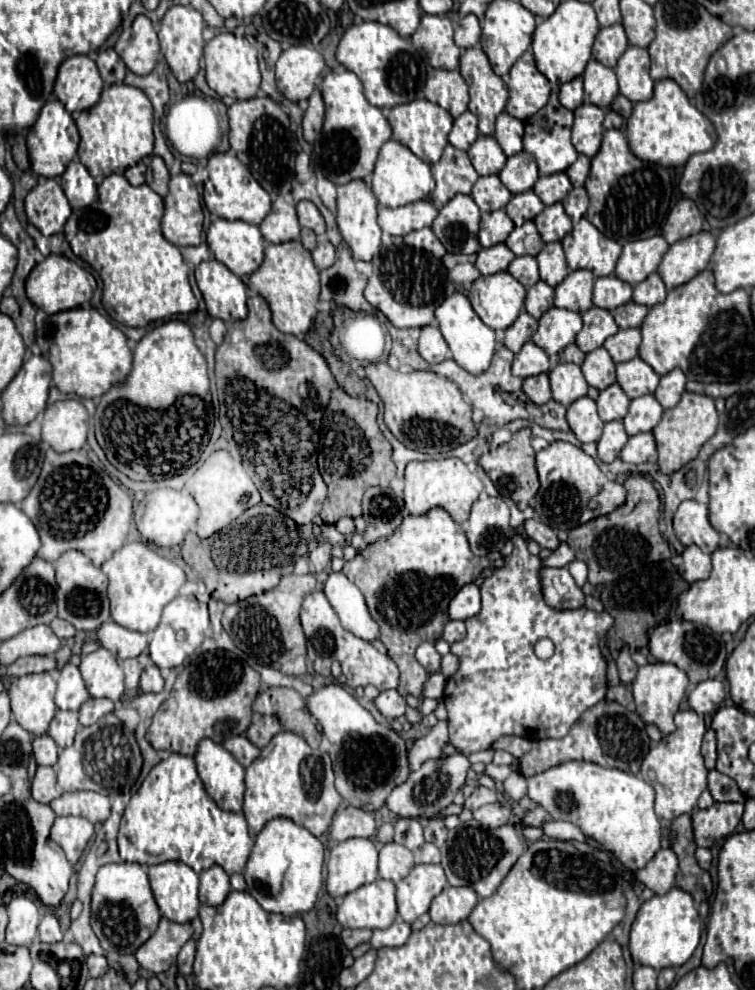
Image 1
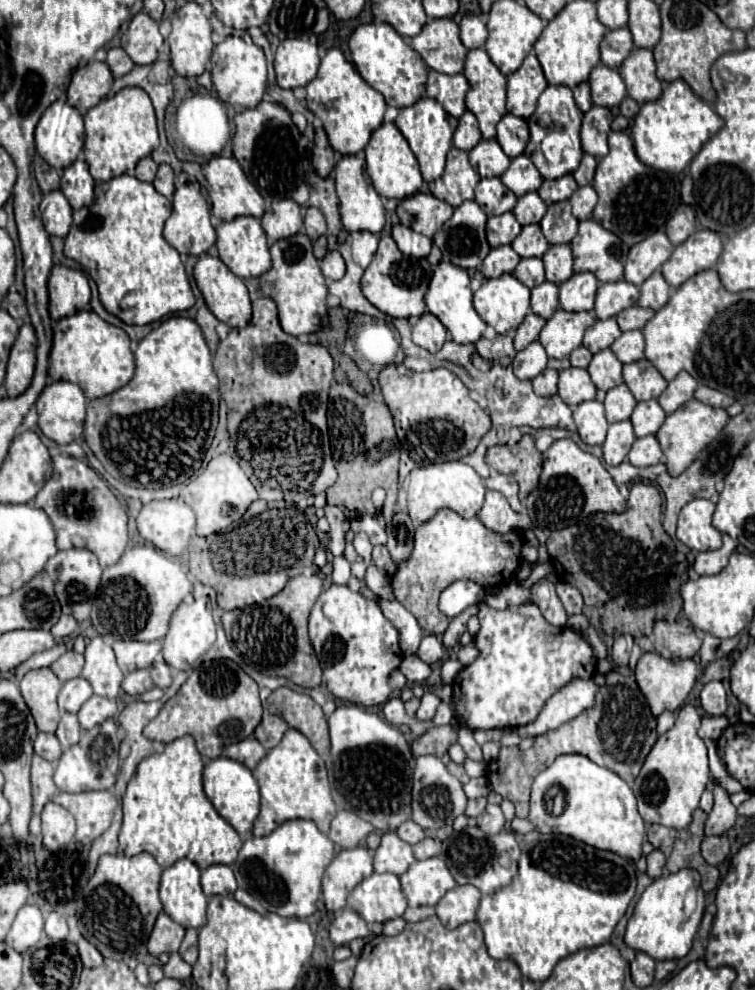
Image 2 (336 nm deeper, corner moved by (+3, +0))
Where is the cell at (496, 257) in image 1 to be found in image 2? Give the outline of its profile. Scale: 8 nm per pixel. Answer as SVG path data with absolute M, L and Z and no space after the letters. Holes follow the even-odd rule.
M501 245L501 247L495 247L489 251L489 255L485 257L479 271L483 273L483 277L493 279L493 277L499 277L503 273L513 273L519 259L521 257L511 249L511 245Z

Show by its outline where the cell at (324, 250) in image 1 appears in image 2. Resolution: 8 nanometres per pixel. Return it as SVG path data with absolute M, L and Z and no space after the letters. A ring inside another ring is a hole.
M327 251L327 255L321 259L321 271L327 279L341 279L345 275L345 261L341 253Z

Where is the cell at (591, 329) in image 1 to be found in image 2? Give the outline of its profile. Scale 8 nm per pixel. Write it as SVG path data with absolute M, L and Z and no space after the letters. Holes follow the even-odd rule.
M613 317L605 319L605 321L595 319L595 323L585 331L583 345L591 353L599 353L601 349L607 349L619 335L621 335L621 329Z

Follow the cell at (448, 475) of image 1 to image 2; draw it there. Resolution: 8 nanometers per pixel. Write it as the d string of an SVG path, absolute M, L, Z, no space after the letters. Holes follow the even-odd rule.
M447 461L447 463L419 467L419 469L413 469L409 475L407 507L409 507L409 515L415 525L429 521L443 507L453 509L465 519L475 517L483 505L483 497L485 497L483 479L475 473L473 467L461 461Z

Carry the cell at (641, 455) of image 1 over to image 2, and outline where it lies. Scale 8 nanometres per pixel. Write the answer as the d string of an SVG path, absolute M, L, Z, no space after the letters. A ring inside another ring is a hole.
M647 435L647 437L635 439L635 443L627 455L627 461L635 467L649 467L649 465L659 463L661 457L663 457L663 453L661 453L661 447L659 447L655 435Z

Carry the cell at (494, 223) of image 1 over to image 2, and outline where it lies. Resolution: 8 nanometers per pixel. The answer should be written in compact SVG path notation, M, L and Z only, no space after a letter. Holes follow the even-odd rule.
M503 213L497 217L489 217L487 221L487 241L491 247L501 247L511 243L521 231L521 225L513 217L513 213Z

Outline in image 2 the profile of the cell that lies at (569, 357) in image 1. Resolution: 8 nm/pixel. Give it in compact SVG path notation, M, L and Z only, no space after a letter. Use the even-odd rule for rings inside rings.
M581 345L581 347L573 349L573 353L569 355L569 361L571 361L573 367L587 367L589 361L591 361L591 357L593 357L593 355Z

